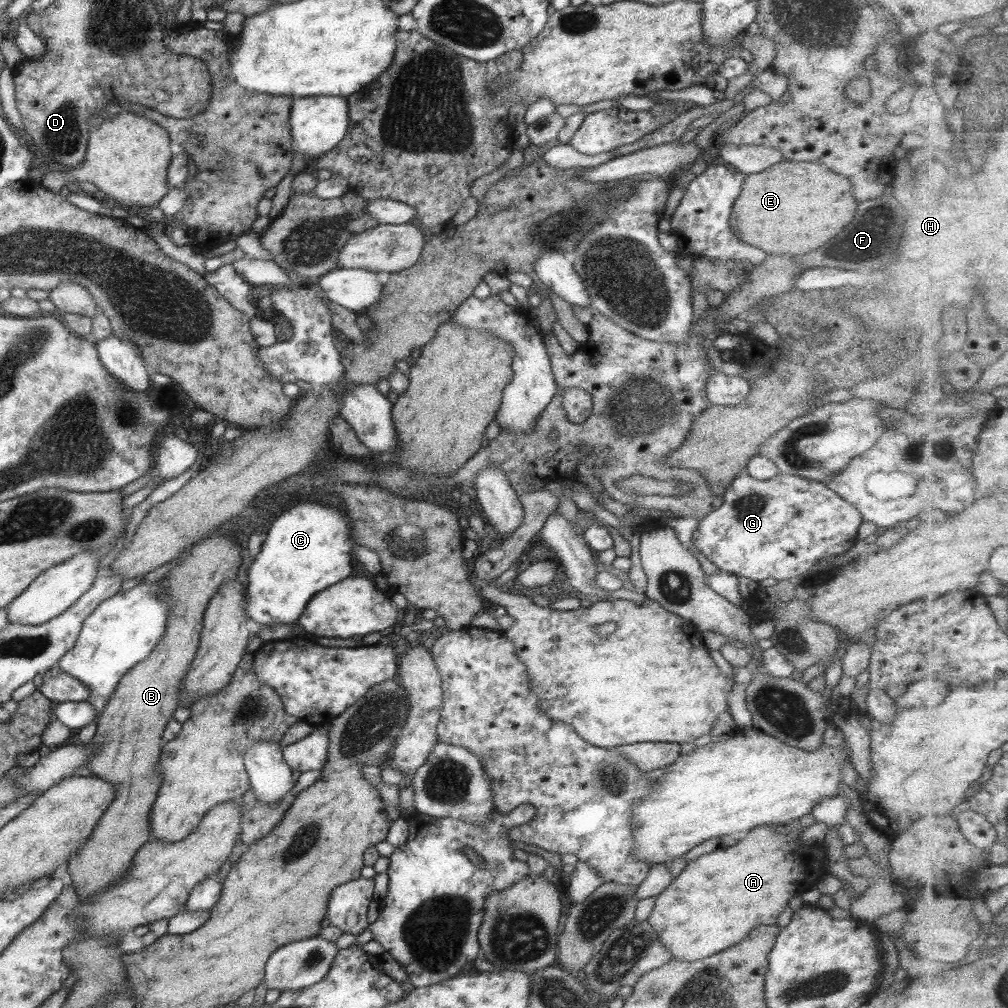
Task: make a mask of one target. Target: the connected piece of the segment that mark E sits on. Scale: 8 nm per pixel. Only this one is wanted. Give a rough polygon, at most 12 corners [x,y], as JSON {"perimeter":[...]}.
{"perimeter":[[781,160],[745,175],[728,224],[803,254],[855,214],[851,180]]}

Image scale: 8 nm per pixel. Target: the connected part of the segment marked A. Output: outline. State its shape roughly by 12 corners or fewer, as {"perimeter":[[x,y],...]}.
{"perimeter":[[797,822],[689,861],[646,924],[677,962],[717,954],[815,886]]}

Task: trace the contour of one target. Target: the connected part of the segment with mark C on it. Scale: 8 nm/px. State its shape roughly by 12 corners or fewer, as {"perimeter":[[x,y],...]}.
{"perimeter":[[295,501],[265,529],[245,612],[295,624],[351,575],[351,522]]}

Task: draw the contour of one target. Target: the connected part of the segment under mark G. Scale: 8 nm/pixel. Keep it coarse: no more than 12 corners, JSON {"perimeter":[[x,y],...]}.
{"perimeter":[[735,476],[691,541],[709,568],[784,581],[857,541],[822,482]]}

